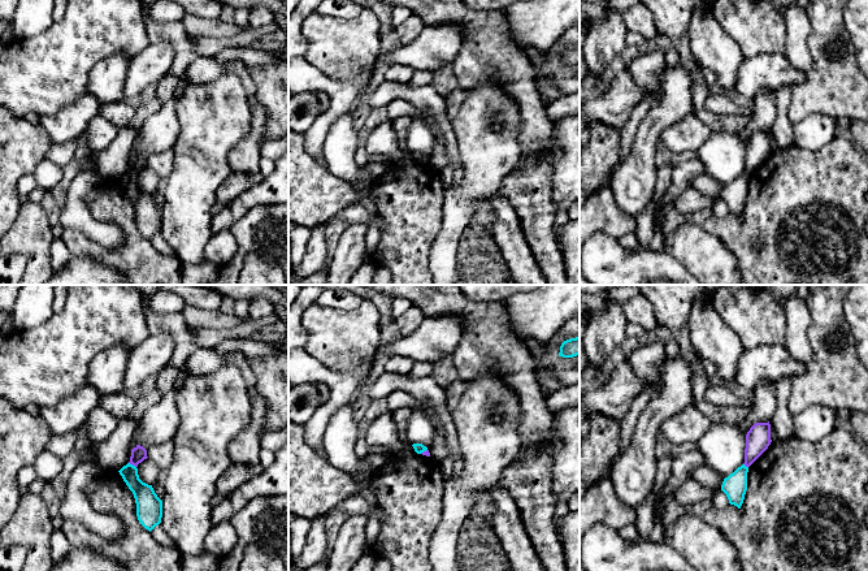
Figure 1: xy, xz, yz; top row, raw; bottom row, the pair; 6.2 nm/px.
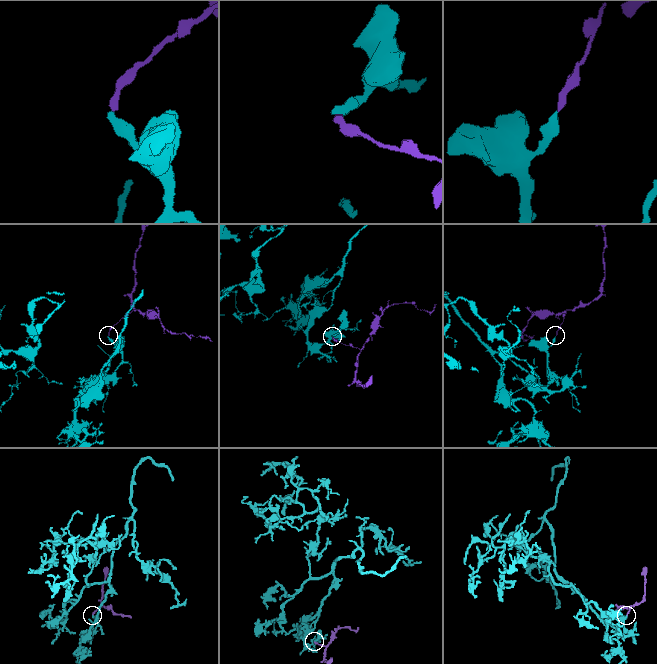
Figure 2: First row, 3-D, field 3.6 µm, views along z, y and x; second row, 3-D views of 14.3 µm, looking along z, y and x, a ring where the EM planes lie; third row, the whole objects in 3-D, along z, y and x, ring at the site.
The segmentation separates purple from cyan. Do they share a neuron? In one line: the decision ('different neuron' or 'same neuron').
different neuron

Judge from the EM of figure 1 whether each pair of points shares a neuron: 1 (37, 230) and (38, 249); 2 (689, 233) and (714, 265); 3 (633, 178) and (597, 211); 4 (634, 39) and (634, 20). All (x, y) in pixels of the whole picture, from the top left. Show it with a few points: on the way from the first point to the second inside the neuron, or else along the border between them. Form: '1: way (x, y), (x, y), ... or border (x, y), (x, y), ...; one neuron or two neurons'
1: way (37, 234), (37, 245); one neuron
2: way (689, 241), (706, 258); one neuron
3: border (610, 189), (615, 203), (624, 212), (634, 217); two neurons
4: border (629, 31), (637, 31), (646, 39); two neurons

